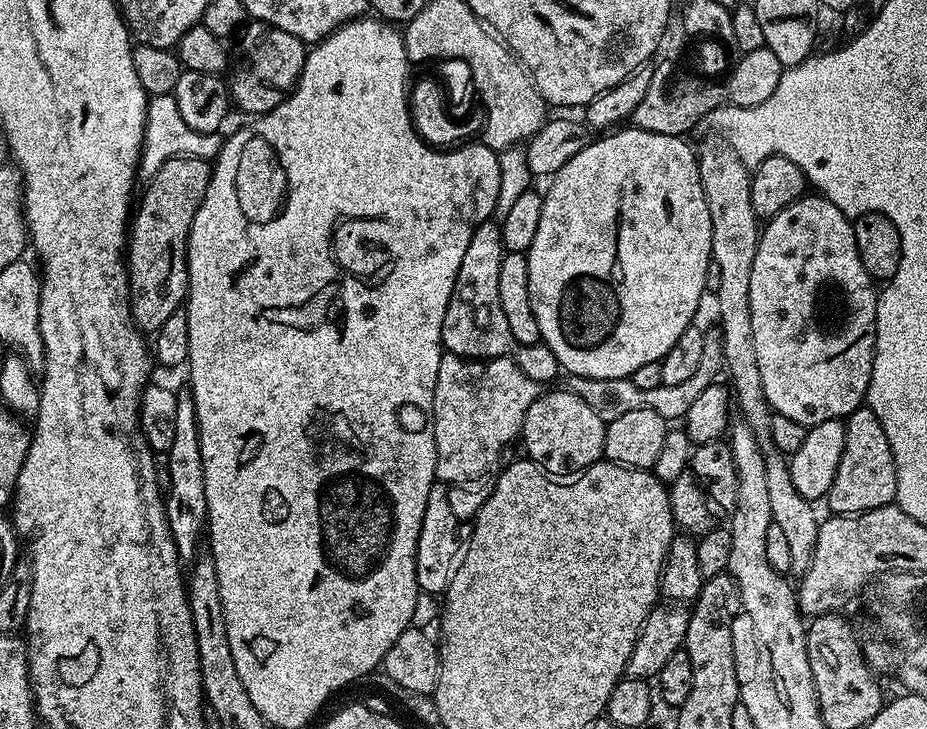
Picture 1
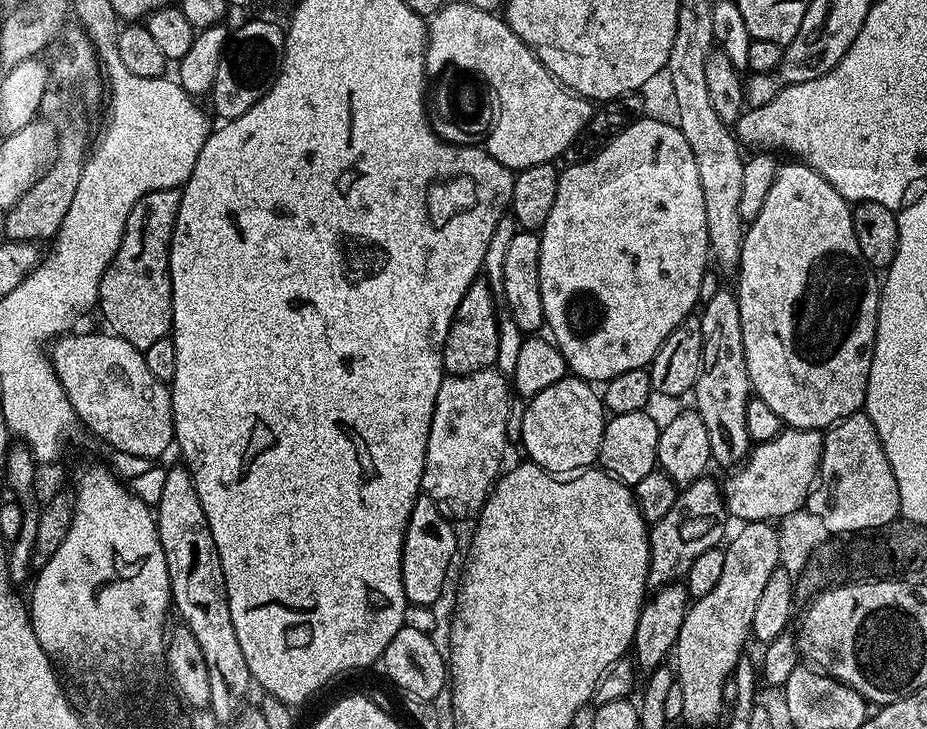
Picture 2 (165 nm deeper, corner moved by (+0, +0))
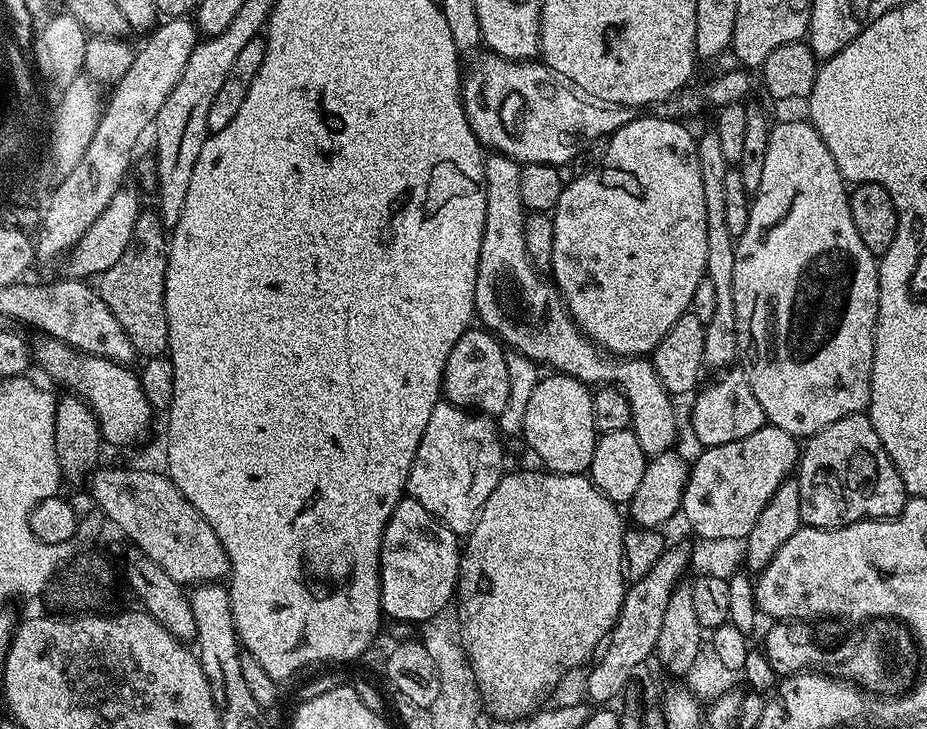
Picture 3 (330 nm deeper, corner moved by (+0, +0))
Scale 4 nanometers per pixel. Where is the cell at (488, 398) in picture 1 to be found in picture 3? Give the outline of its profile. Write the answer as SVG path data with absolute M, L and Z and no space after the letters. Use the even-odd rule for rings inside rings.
M436 404L410 466L407 495L426 506L431 516L442 521L457 537L467 537L476 528L486 498L494 494L494 486L505 475L504 444L500 440L504 441L493 417L456 404Z

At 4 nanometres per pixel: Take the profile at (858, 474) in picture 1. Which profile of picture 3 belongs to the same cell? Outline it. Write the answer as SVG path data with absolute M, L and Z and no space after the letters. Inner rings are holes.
M867 414L838 418L838 422L830 422L807 437L795 479L800 487L802 521L810 528L841 528L859 520L882 520L904 509L904 483Z

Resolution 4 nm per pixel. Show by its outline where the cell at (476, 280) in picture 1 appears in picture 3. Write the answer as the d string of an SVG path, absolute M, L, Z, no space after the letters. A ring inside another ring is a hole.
M469 326L454 342L454 350L446 358L442 396L447 403L460 408L497 418L505 409L510 395L509 375L506 362L508 352L505 345L491 332L480 326Z

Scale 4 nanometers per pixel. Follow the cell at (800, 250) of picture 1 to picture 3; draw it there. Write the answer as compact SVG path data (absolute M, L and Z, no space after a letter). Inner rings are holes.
M807 119L771 125L762 186L751 197L748 225L736 240L732 297L750 390L762 406L765 421L797 438L810 437L838 418L863 413L872 400L880 269L877 257L866 250L854 230L849 195L849 185L830 158L826 142Z

